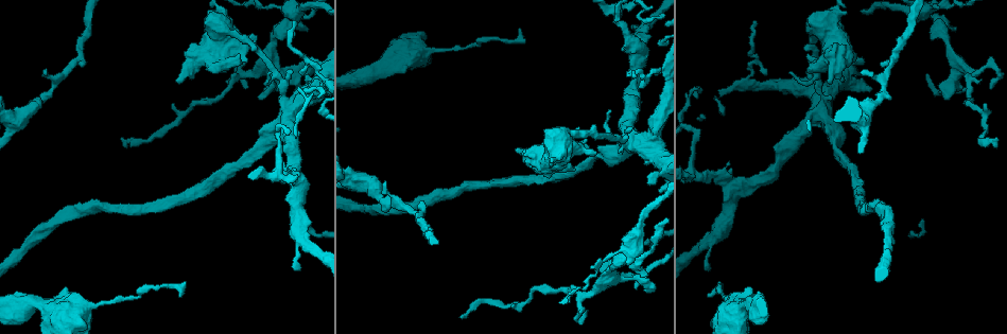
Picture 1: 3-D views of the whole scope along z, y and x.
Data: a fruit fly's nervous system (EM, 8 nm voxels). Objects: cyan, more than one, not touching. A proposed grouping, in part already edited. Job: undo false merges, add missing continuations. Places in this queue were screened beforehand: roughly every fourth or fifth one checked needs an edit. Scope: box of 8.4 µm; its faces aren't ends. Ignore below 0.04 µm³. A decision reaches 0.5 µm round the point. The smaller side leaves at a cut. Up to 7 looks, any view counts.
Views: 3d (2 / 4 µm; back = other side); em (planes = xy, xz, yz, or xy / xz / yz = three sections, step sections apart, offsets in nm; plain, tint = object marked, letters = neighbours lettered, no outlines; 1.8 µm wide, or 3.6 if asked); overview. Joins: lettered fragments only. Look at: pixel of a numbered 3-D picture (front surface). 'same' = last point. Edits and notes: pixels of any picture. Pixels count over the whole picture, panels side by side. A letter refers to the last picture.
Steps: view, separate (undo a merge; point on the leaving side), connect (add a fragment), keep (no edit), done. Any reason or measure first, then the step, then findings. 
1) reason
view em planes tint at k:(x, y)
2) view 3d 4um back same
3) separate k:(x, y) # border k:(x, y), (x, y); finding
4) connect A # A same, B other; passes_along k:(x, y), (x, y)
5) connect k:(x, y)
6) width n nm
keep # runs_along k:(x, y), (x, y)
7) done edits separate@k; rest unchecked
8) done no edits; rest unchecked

arms part here
view em xy step 8 plain at 1:(569, 135)

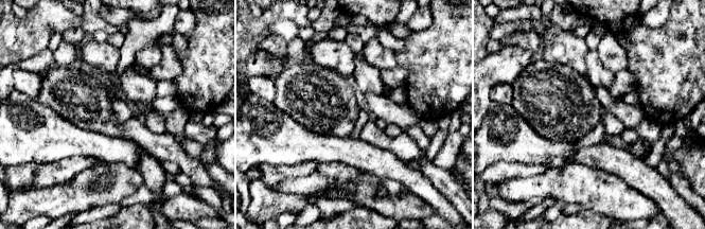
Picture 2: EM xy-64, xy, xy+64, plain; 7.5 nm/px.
where the object lies
view em xy step 8 tint same

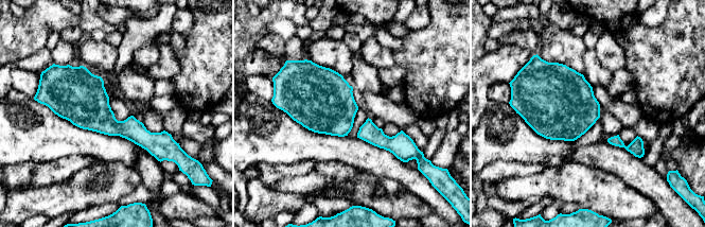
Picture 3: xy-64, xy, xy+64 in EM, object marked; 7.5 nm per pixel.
what lies round it
view em xy step 8 letters same

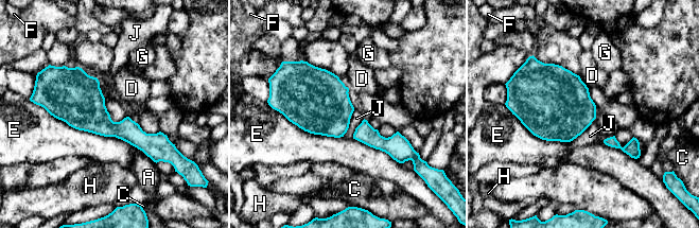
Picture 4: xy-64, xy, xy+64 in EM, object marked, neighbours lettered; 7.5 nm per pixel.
width 240 nm
keep # A other, C other, D other, E other, F other, G other, H other, J other; border 4:(97, 79), (109, 117), (121, 121); all the same neuron

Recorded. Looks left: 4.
abrupt turn
view 3d 4um at 1:(821, 109)

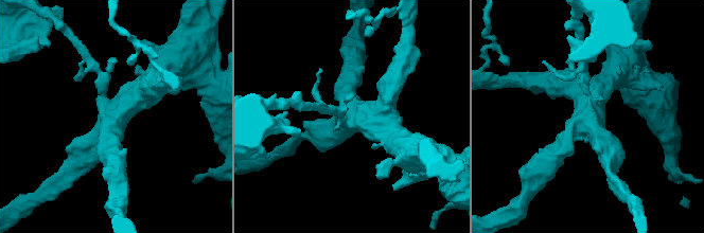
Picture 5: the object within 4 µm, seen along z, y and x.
arms 4; shape alone is not enough
view em planes tint at 5:(592, 114)

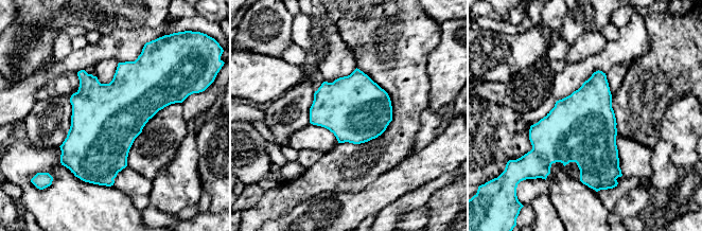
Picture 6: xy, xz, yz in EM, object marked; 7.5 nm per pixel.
see the neighbours
view em planes letters same

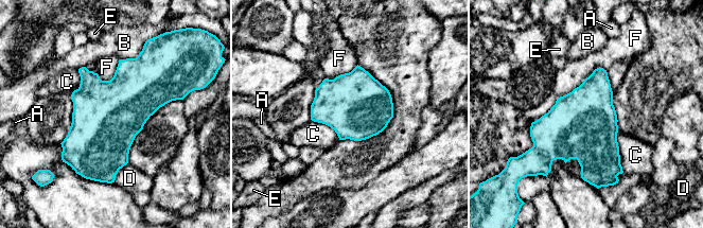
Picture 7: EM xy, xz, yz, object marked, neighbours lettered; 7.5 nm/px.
width 500 nm
keep # A other, B other, C other, D other, E other, F other; border 7:(605, 69), (597, 67), (531, 123); continuous, no second neuron

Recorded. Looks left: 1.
four arms meet
view em planes letters at 1:(937, 20)

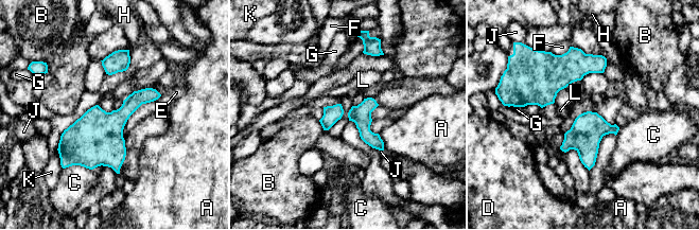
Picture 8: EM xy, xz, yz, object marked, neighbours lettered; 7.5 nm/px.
keep # A other, B other, C other, D other, E other, F other, G other, H other, J other, K other, L other; border 8:(152, 87), (161, 94); continuous, no second neuron

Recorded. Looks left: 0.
done no edits; rest unchecked

